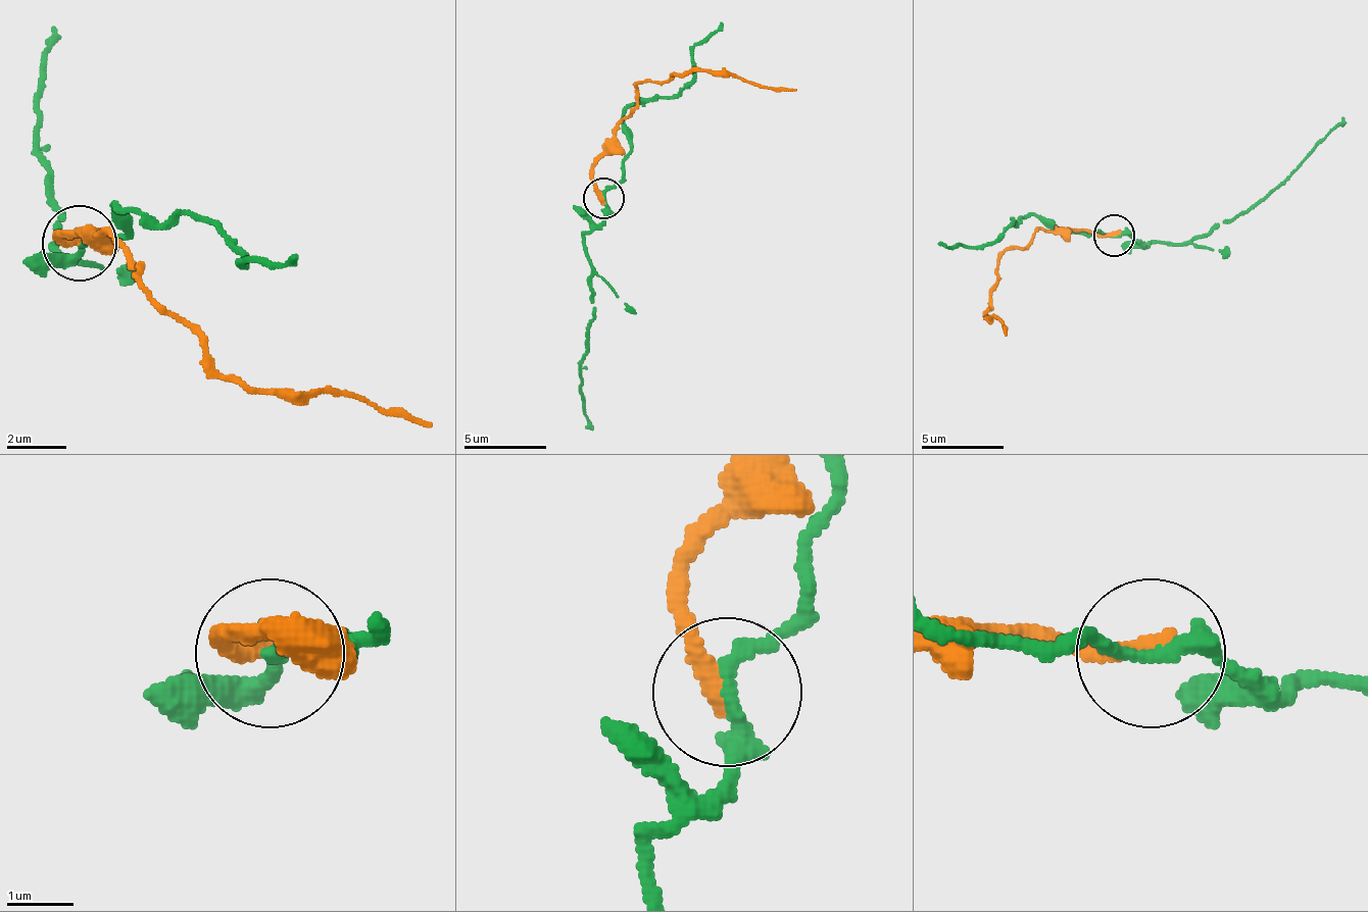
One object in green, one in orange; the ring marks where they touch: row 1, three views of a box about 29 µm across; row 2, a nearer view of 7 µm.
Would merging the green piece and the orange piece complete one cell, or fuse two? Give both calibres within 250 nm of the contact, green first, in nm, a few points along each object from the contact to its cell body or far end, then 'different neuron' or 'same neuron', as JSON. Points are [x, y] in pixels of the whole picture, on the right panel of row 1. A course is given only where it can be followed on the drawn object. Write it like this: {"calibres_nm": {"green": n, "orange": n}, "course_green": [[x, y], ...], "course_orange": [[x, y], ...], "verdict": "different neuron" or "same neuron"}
{"calibres_nm": {"green": 240, "orange": 260}, "course_green": [[1115, 237], [1127, 237], [1153, 245], [1210, 237], [1271, 191], [1345, 117]], "course_orange": [[1115, 237], [1041, 229], [1021, 249], [1000, 257], [988, 314], [996, 318], [1005, 335]], "verdict": "different neuron"}

